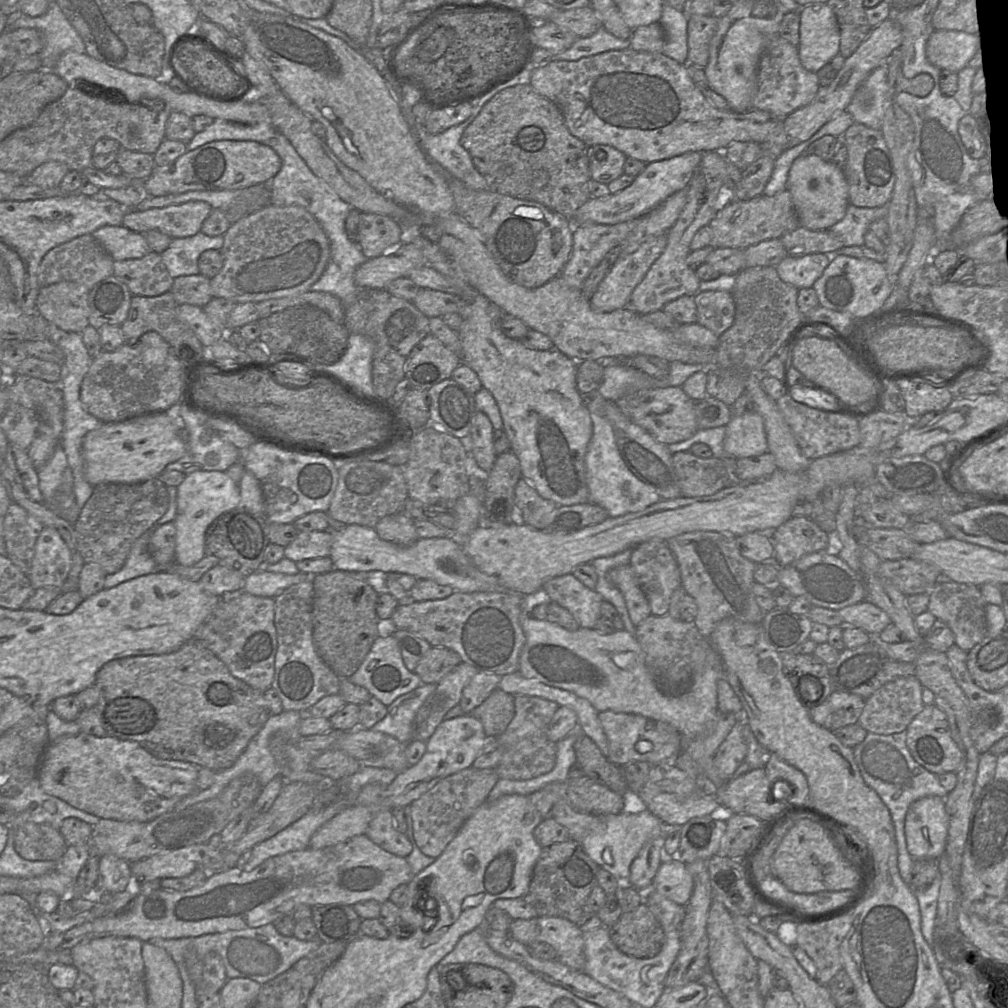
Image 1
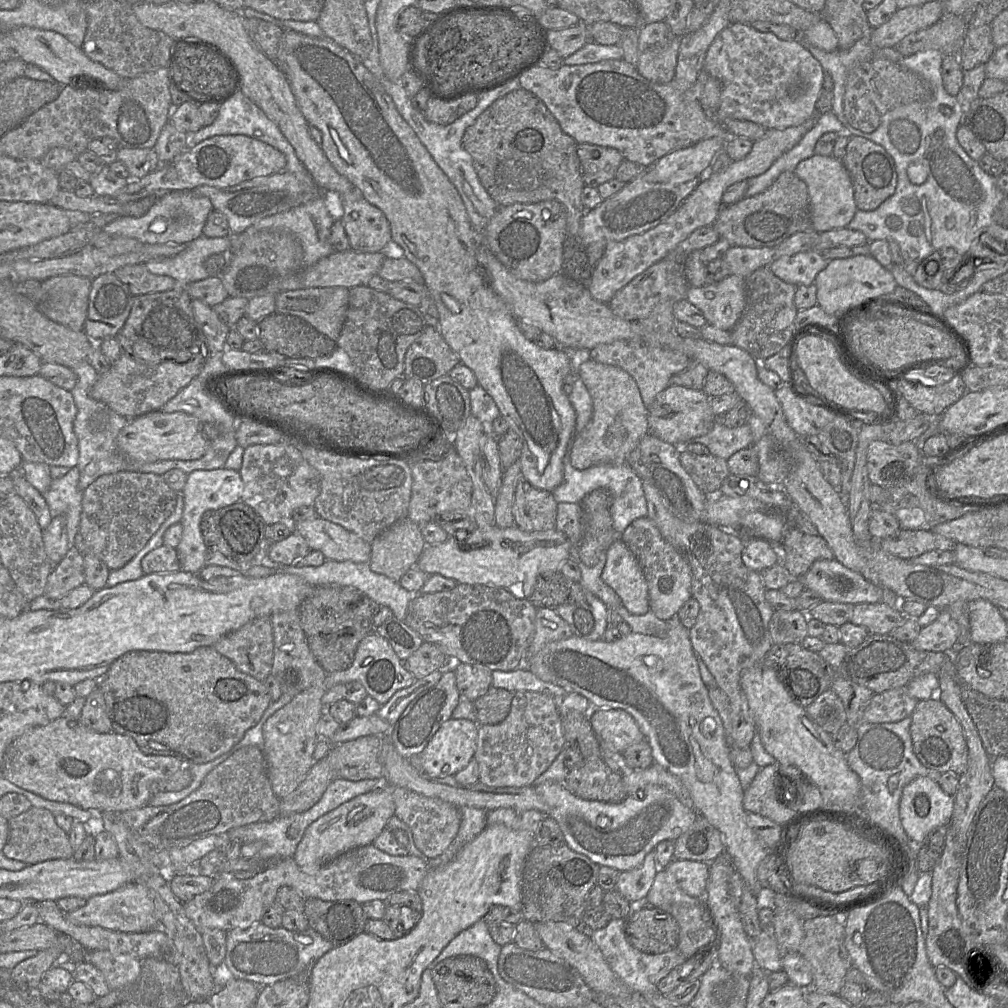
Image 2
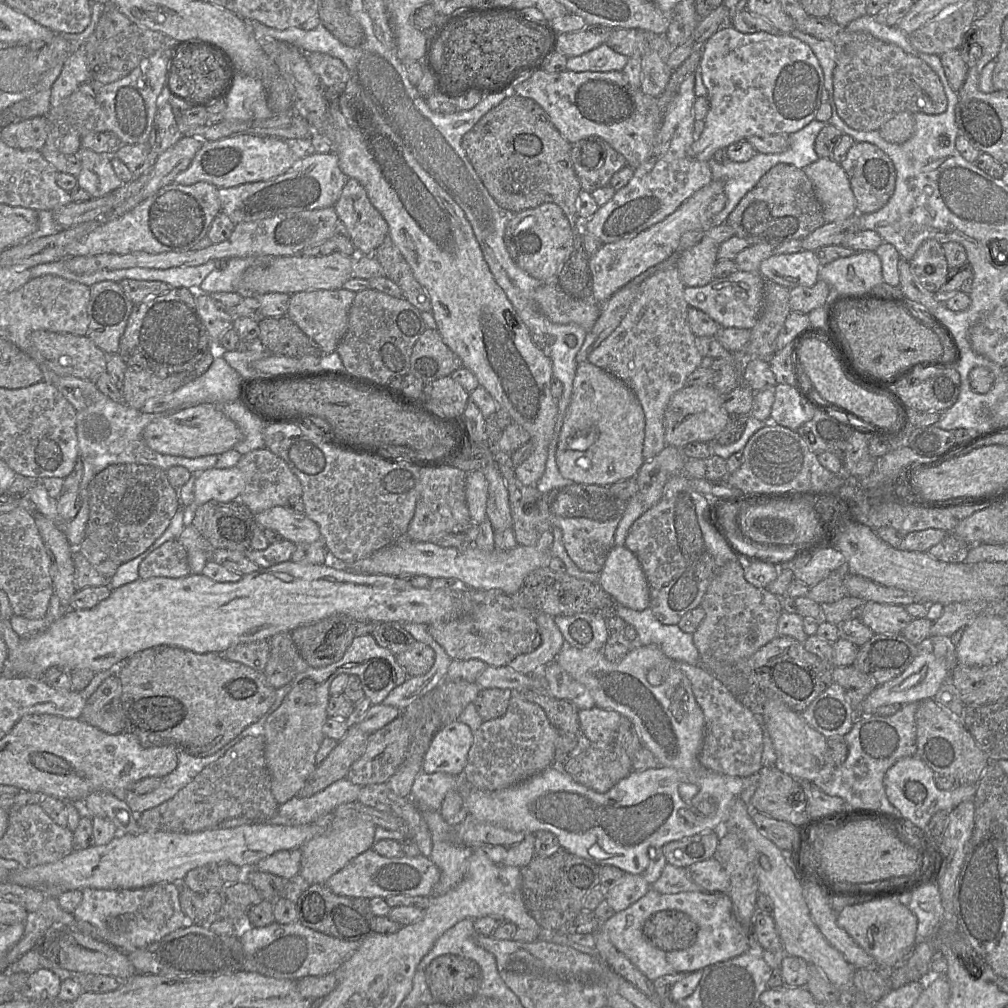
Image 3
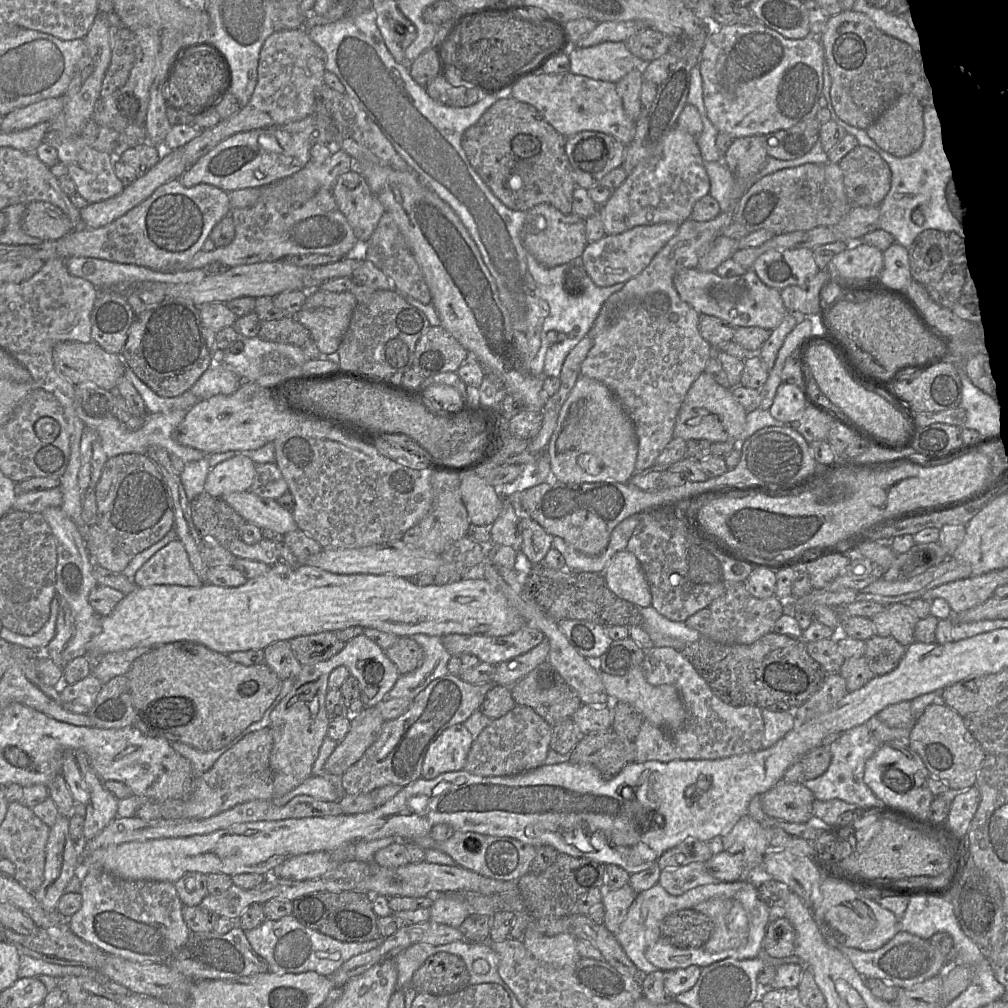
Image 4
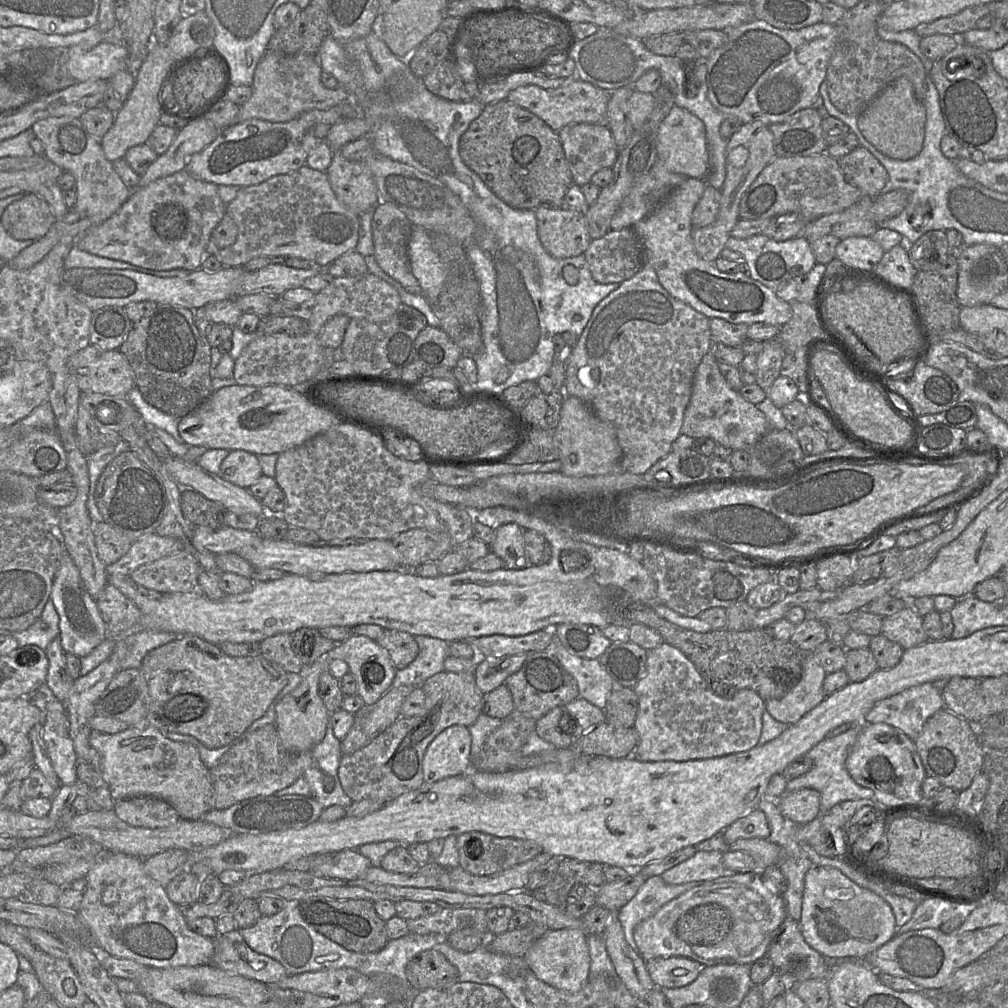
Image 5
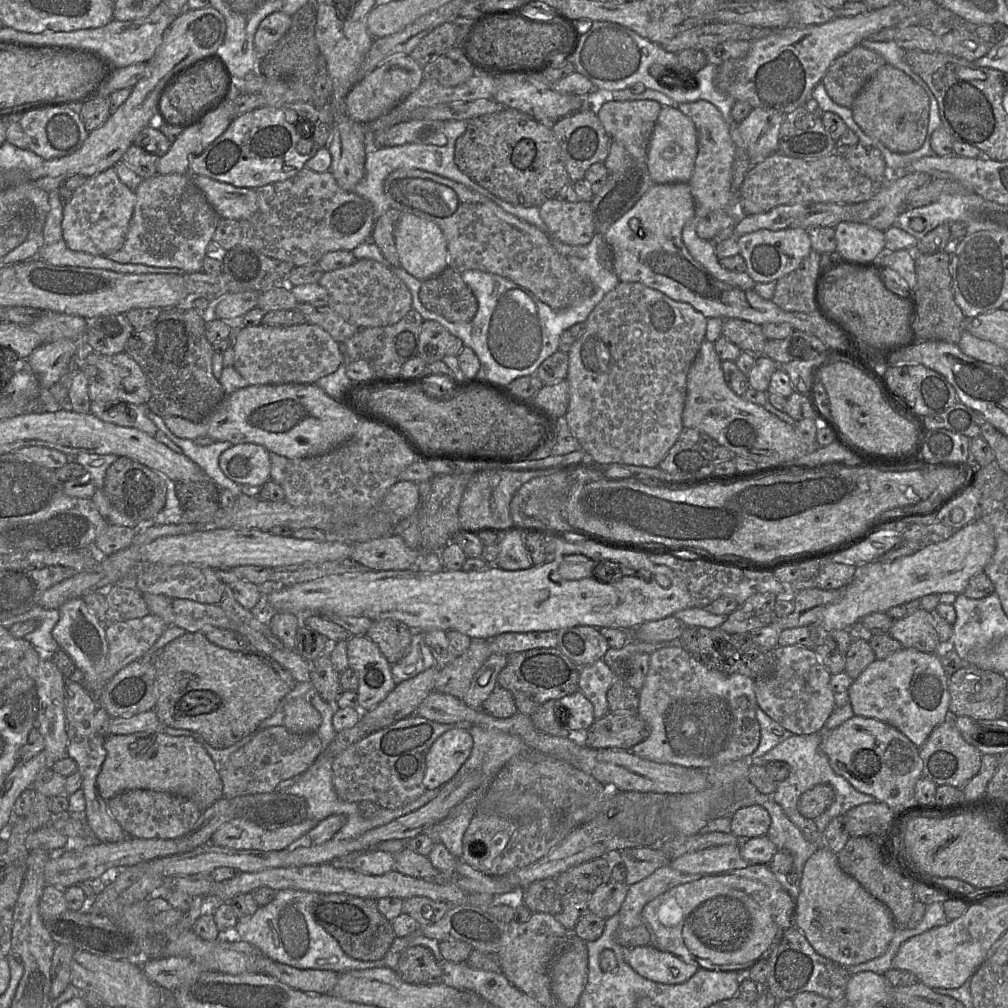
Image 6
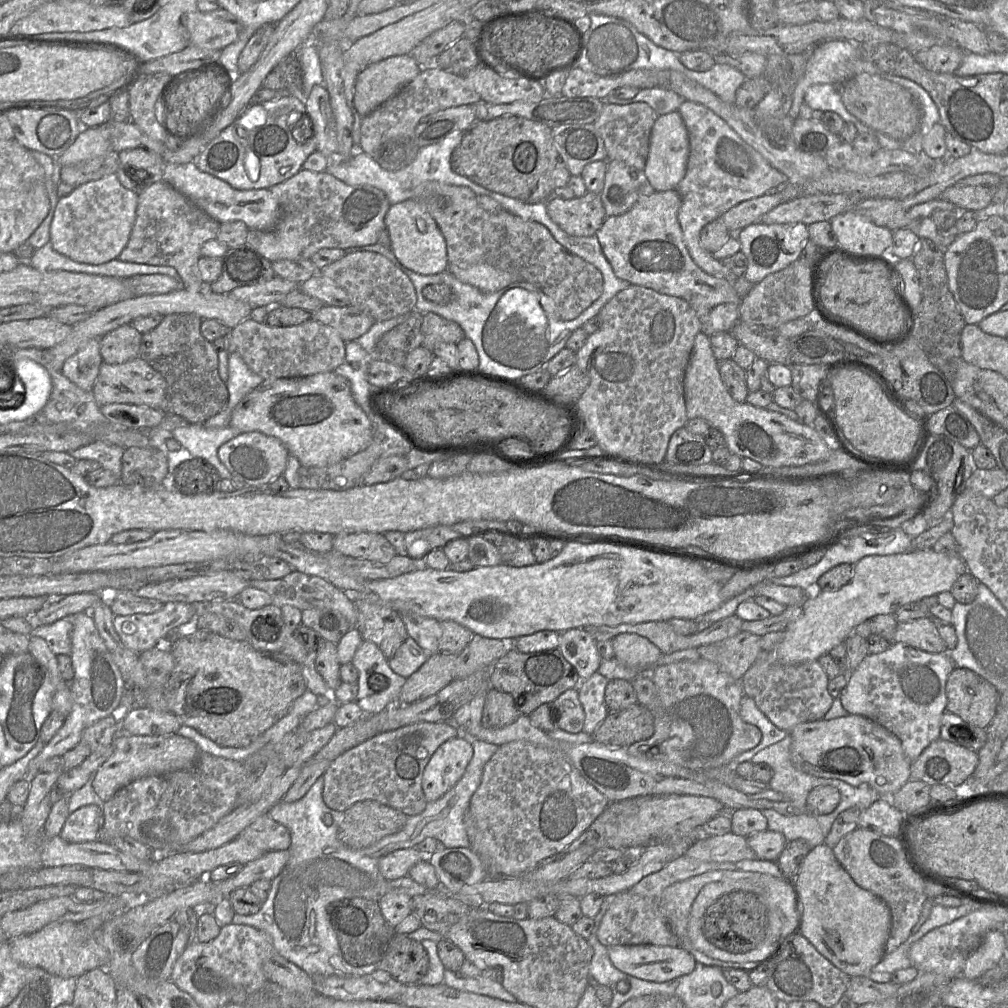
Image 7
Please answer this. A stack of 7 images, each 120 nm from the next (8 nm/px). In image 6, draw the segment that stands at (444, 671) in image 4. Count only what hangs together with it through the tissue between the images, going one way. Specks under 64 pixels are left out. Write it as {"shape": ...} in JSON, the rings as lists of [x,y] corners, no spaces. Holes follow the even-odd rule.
{"shape":[[[413,632],[407,653],[399,662],[391,665],[391,673],[398,685],[435,665],[431,650],[425,643],[424,632]]]}

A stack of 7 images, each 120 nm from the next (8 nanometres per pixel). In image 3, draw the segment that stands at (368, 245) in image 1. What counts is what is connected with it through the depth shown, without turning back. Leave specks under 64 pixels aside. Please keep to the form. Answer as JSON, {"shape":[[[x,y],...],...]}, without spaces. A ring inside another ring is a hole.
{"shape":[[[346,179],[334,209],[357,254],[372,255],[387,236],[388,225],[356,179]]]}

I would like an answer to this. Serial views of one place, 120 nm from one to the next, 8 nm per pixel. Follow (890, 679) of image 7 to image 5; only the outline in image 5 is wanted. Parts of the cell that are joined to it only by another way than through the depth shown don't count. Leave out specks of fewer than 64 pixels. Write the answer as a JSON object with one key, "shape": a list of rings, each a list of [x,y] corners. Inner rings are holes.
{"shape":[[[927,682],[880,700],[865,715],[863,723],[891,725],[914,741],[927,719],[944,707],[942,692]]]}

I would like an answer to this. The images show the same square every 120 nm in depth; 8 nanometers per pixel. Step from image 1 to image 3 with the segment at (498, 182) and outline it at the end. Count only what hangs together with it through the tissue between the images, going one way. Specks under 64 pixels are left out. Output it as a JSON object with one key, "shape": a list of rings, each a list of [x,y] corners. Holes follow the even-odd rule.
{"shape":[[[516,94],[509,95],[492,108],[462,137],[467,159],[500,207],[518,213],[554,203],[562,209],[574,230],[574,246],[559,270],[556,282],[574,298],[592,299],[590,256],[583,246],[582,222],[577,212],[582,189],[573,168],[571,145],[540,105]]]}

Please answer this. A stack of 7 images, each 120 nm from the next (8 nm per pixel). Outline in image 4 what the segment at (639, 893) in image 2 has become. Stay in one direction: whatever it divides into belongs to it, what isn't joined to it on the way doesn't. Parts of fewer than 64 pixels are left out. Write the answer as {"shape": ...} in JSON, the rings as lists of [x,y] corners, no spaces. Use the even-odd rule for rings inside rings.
{"shape":[[[627,883],[619,889],[605,889],[602,897],[604,907],[604,926],[616,934],[623,922],[628,908],[636,898],[637,893]]]}

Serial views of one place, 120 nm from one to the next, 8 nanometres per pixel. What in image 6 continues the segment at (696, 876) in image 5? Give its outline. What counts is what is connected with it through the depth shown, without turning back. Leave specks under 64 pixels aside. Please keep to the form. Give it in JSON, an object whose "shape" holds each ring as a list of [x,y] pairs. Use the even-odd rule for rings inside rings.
{"shape":[[[728,844],[686,853],[669,865],[683,874],[717,876],[751,864],[741,857],[739,844]]]}

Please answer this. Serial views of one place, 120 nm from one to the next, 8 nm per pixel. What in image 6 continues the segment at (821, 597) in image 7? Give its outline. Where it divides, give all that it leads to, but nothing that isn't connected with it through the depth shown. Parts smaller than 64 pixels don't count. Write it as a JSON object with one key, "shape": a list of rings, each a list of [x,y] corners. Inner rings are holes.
{"shape":[[[983,516],[954,531],[951,537],[924,546],[912,555],[898,558],[892,562],[875,560],[857,566],[857,572],[853,579],[844,587],[842,599],[824,610],[820,619],[812,624],[820,630],[820,642],[822,636],[834,629],[849,629],[858,623],[864,616],[873,612],[884,612],[890,608],[920,599],[929,594],[953,593],[963,594],[969,579],[977,573],[983,572],[985,566],[991,560],[996,548],[996,540],[993,526],[983,519]]]}

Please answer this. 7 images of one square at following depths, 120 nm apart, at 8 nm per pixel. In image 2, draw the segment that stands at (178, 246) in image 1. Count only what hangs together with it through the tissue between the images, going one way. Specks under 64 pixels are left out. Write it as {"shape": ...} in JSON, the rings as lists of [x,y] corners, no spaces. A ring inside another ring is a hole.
{"shape":[[[201,235],[189,242],[177,255],[153,259],[145,265],[152,274],[169,276],[178,285],[186,286],[191,282],[208,278],[205,261],[214,254],[228,253],[228,249],[229,237],[208,238]]]}

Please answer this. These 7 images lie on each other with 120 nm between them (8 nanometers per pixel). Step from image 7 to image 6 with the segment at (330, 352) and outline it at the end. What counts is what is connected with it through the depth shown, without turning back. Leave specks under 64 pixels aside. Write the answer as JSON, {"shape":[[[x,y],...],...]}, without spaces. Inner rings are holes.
{"shape":[[[310,323],[291,327],[243,326],[232,347],[233,366],[250,385],[315,384],[343,362],[340,343],[322,327]]]}

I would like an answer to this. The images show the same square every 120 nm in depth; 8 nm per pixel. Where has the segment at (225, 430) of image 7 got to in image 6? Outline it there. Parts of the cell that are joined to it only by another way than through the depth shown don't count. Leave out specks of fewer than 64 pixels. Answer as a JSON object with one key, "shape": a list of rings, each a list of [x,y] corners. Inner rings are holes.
{"shape":[[[149,408],[147,409],[147,415],[158,429],[163,431],[171,441],[181,448],[184,455],[205,472],[207,477],[216,484],[218,489],[228,489],[236,497],[242,493],[240,484],[228,478],[219,466],[219,456],[233,444],[228,441],[214,441],[207,446],[198,445],[193,440],[176,436],[166,426],[164,419],[152,412]]]}

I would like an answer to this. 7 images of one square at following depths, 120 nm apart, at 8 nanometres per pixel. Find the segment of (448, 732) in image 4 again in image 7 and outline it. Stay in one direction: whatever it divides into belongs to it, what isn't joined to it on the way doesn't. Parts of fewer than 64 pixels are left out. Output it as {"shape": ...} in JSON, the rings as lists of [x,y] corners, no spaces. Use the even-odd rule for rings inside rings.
{"shape":[[[462,733],[441,744],[423,772],[422,790],[426,801],[435,801],[449,791],[460,780],[472,757],[472,740]]]}

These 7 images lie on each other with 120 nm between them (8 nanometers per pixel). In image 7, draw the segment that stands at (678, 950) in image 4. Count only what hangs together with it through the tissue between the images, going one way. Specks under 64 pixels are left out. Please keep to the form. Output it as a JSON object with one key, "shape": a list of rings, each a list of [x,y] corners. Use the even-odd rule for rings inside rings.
{"shape":[[[714,870],[707,871],[701,875],[694,876],[690,879],[677,882],[666,888],[661,896],[656,900],[660,909],[664,913],[671,931],[676,936],[679,946],[689,952],[692,956],[701,959],[705,964],[711,964],[723,969],[738,968],[751,971],[763,962],[768,962],[787,941],[789,937],[796,933],[798,925],[798,915],[794,903],[794,893],[788,879],[782,874],[776,878],[768,874],[757,872],[745,872],[741,870]]]}

